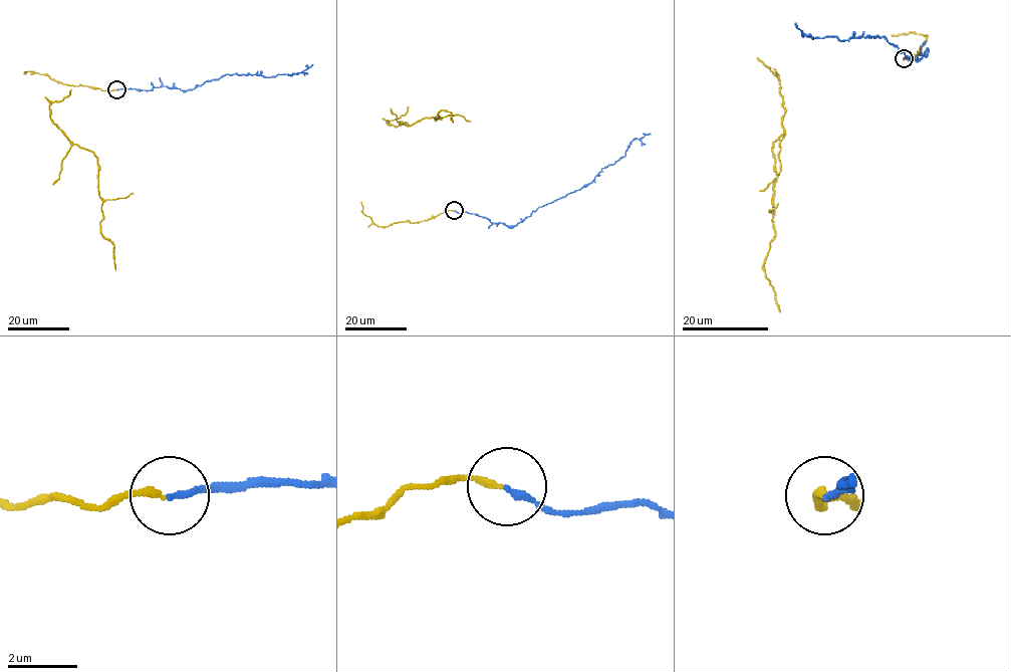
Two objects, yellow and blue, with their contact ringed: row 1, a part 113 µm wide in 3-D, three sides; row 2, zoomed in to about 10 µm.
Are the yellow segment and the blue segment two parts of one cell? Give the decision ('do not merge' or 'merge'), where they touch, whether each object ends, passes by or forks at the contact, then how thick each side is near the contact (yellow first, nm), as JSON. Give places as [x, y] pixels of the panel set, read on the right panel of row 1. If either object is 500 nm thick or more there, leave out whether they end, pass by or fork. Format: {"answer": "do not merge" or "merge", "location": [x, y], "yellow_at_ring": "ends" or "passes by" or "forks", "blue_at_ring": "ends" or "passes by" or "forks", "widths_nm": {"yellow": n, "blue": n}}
{"answer": "merge", "location": [904, 58], "yellow_at_ring": "ends", "blue_at_ring": "ends", "widths_nm": {"yellow": 170, "blue": 160}}

